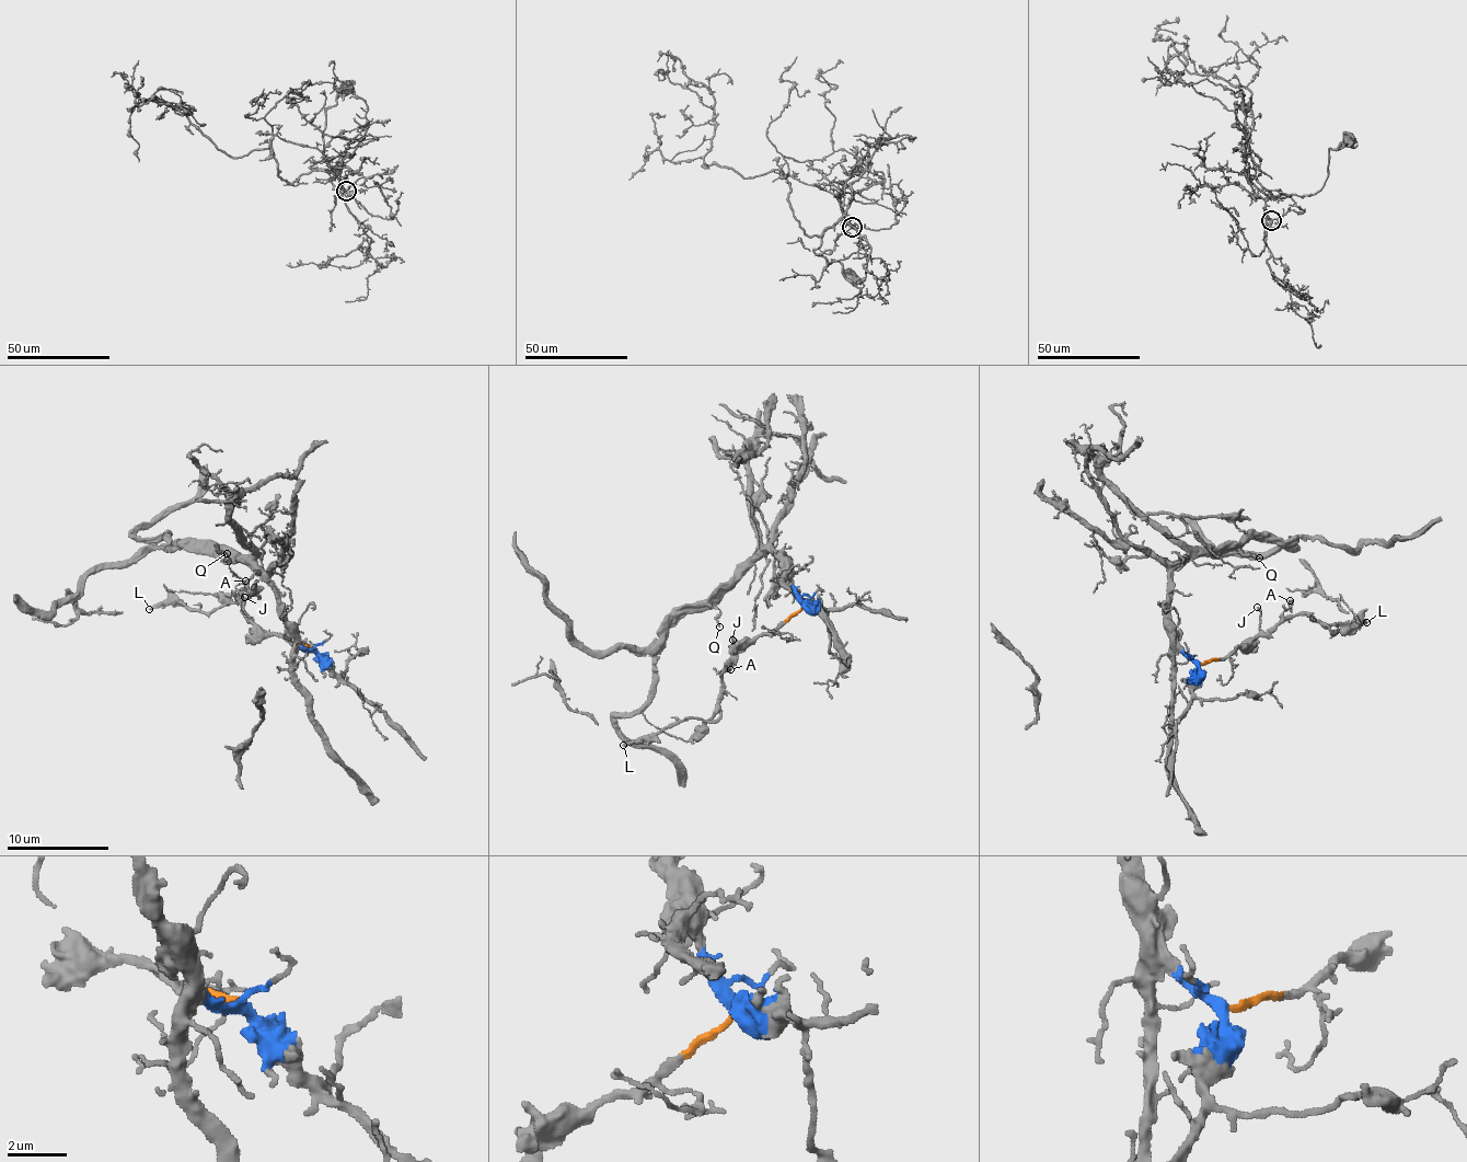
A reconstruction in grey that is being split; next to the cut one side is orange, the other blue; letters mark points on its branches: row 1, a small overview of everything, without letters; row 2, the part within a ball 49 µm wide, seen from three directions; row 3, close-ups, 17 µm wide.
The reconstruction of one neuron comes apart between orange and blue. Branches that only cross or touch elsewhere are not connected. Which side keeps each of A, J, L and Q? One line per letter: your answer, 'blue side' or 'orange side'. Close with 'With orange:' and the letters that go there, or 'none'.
A: orange side
J: orange side
L: orange side
Q: blue side
With orange: A, J, L

